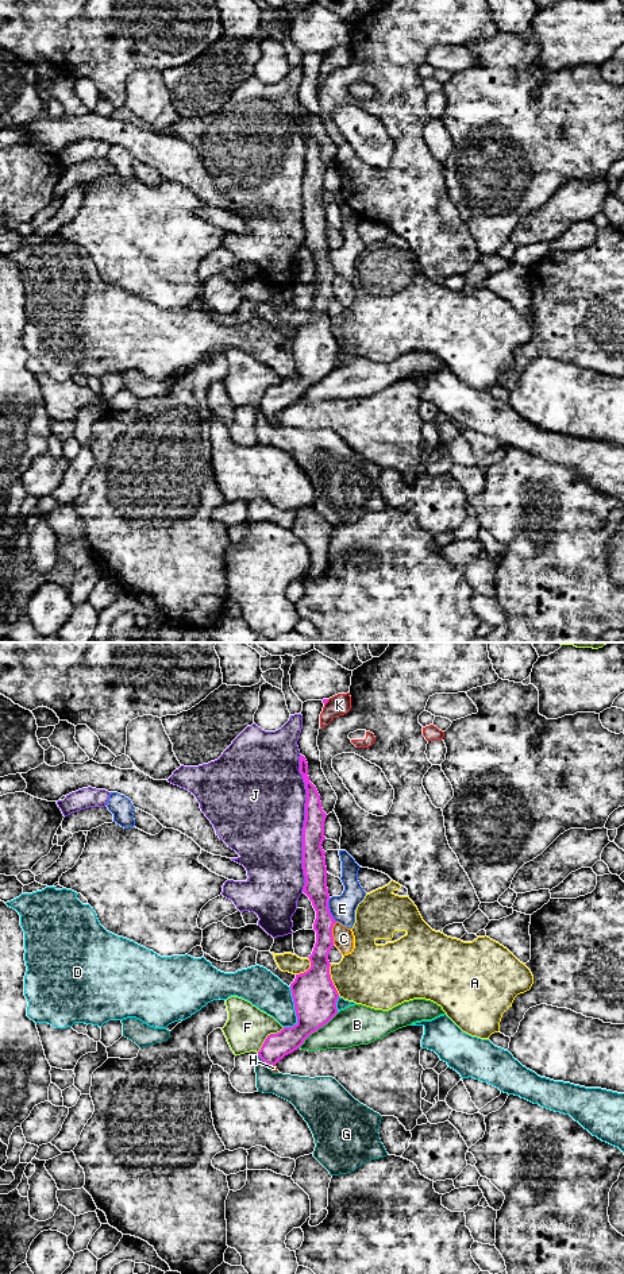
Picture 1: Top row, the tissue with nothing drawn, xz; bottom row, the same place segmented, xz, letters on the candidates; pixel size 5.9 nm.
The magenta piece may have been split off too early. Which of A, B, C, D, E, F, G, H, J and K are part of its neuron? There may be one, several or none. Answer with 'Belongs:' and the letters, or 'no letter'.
Belongs: H

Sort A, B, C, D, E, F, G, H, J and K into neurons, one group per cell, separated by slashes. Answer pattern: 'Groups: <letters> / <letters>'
Groups: A / B / C / D / E / F / G / H / J / K

